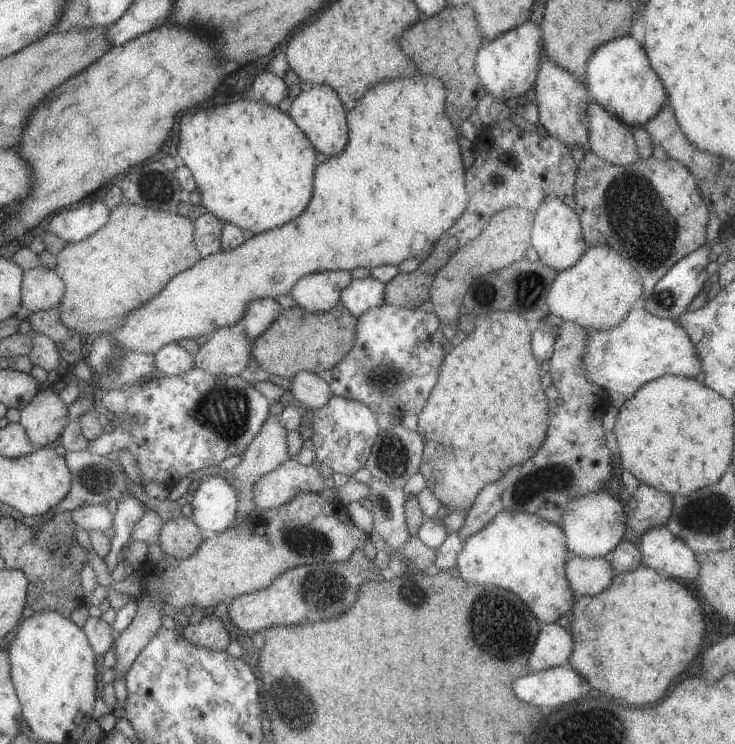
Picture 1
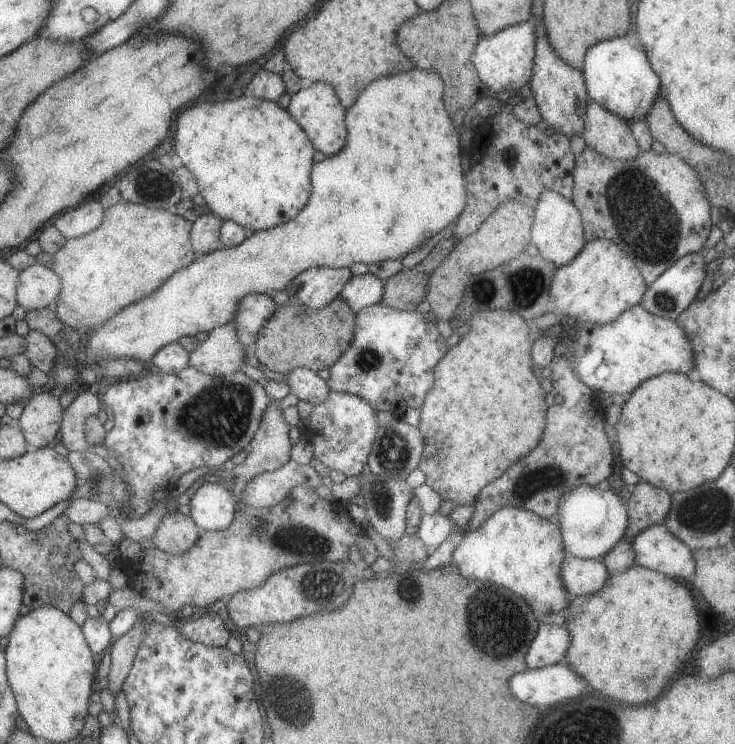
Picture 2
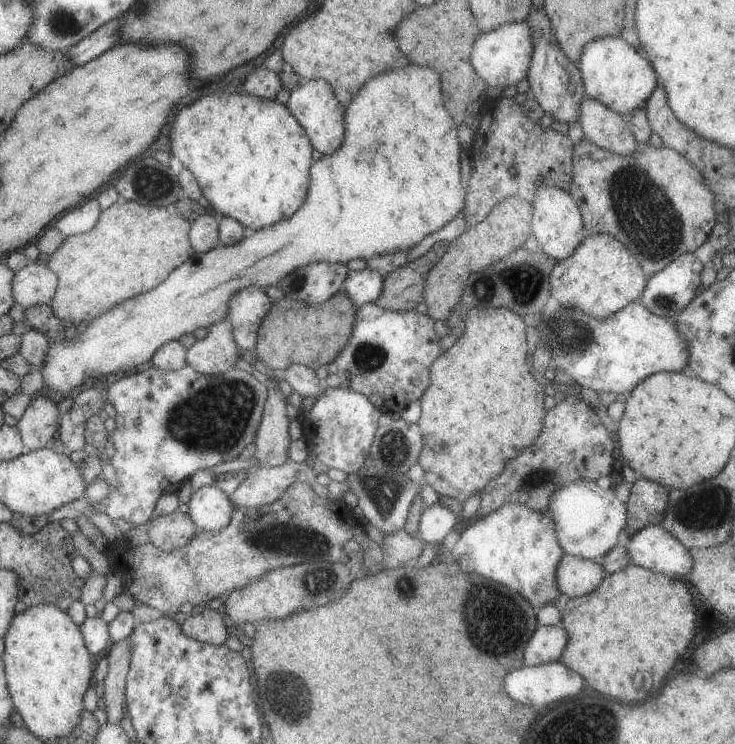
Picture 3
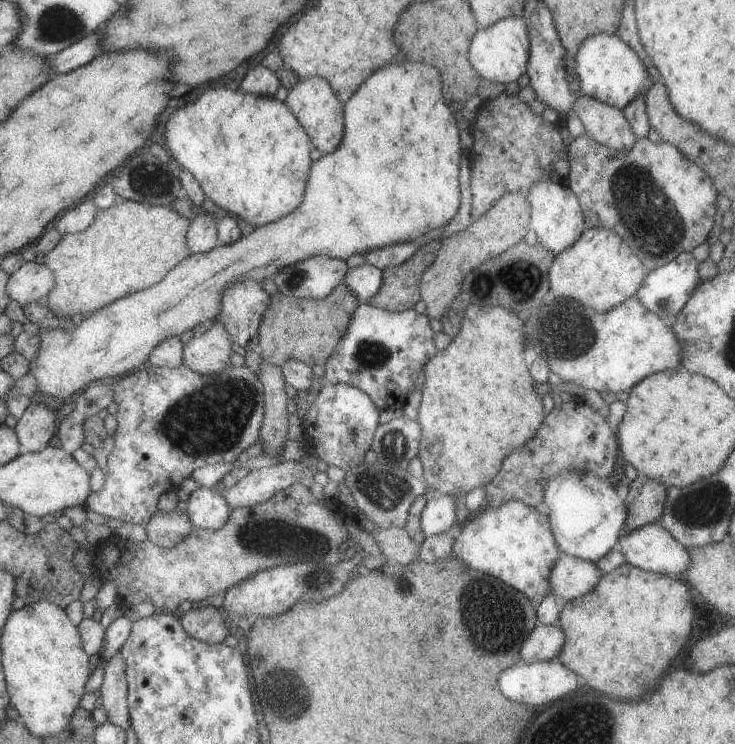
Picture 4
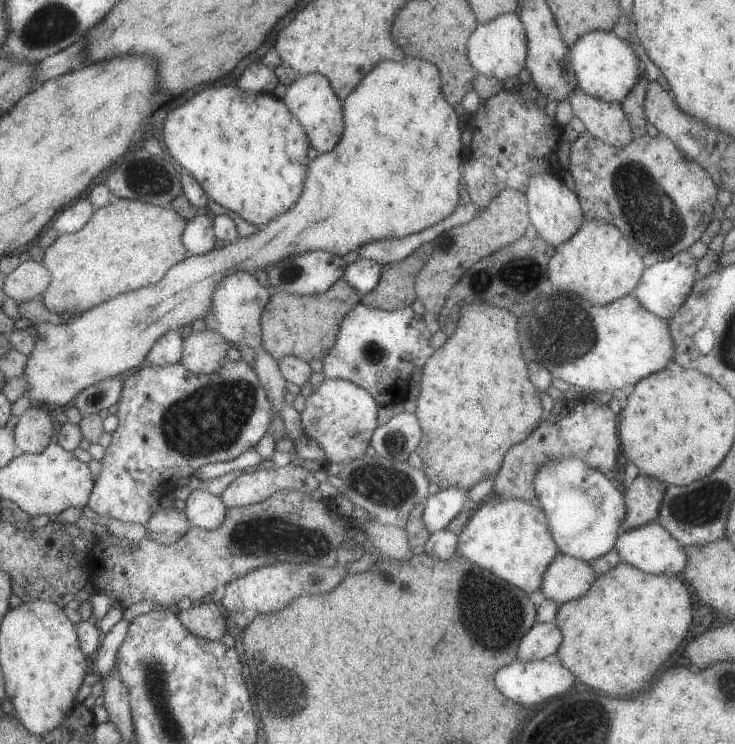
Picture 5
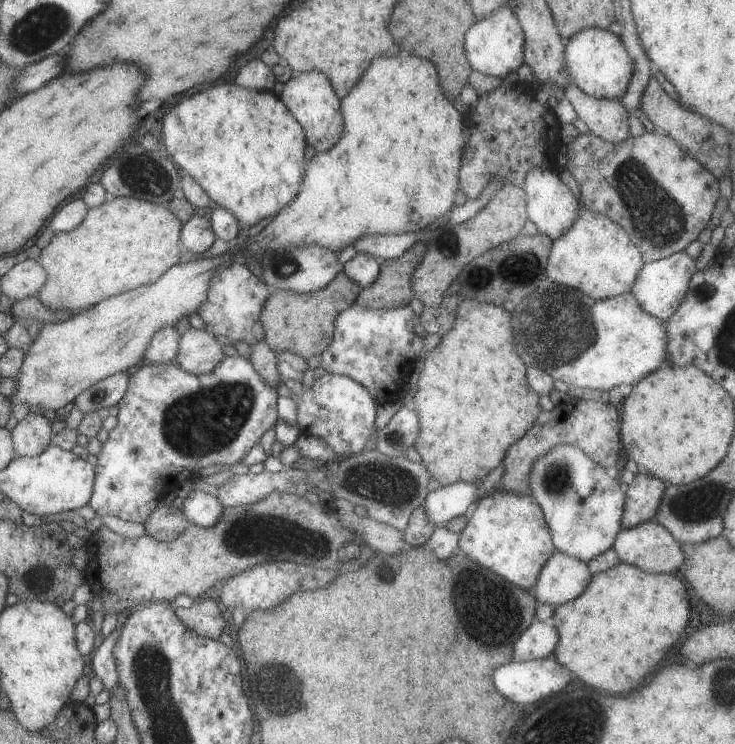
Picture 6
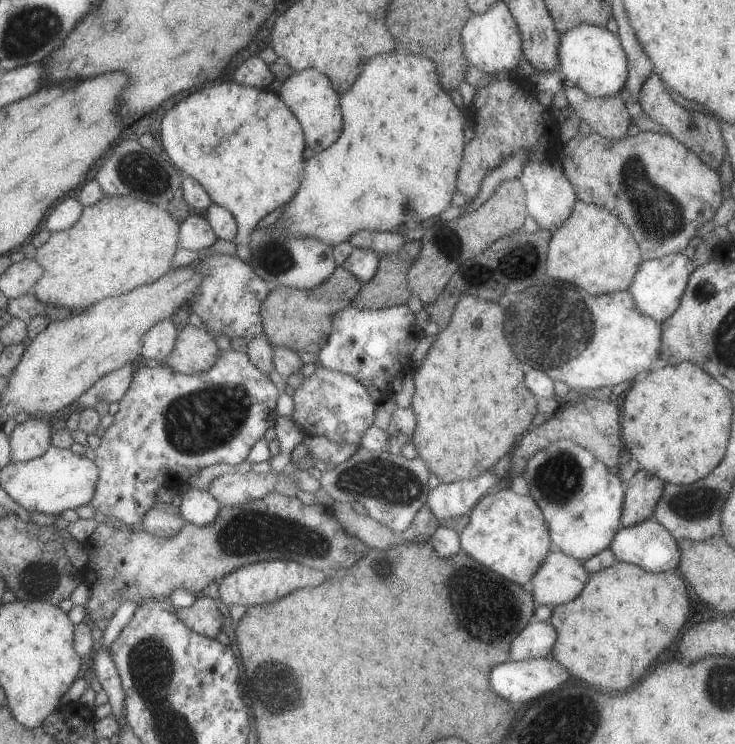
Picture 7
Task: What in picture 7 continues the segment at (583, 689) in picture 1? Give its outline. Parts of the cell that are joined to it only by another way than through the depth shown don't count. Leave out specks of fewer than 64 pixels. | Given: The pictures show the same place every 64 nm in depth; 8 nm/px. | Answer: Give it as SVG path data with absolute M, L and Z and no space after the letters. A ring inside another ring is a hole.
M553 656L538 657L525 661L508 661L500 664L490 674L490 684L496 690L496 694L510 702L532 702L534 698L540 698L546 692L552 692L560 688L570 678L569 670L566 670Z

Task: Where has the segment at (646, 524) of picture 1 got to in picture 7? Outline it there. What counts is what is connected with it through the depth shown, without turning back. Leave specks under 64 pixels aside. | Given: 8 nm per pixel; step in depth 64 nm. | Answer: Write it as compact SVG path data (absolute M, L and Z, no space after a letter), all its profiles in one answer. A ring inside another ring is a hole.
M640 468L625 485L621 526L634 526L654 518L656 505L664 494L665 482Z

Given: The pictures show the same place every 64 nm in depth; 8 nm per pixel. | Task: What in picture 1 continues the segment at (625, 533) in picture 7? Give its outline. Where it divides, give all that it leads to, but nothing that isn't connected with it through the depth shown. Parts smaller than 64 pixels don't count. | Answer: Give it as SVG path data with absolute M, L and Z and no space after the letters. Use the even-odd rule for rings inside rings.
M667 526L654 527L648 532L645 532L641 536L638 546L642 553L641 561L647 567L670 575L672 578L688 583L690 586L696 584L700 572L700 565L696 554L680 537L672 534Z

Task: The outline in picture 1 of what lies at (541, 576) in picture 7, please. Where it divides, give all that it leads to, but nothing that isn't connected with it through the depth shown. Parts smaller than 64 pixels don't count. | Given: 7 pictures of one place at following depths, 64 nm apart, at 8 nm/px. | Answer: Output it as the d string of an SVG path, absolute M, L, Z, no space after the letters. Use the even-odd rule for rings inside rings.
M572 556L567 560L565 569L567 580L576 598L582 595L601 595L616 576L606 557Z

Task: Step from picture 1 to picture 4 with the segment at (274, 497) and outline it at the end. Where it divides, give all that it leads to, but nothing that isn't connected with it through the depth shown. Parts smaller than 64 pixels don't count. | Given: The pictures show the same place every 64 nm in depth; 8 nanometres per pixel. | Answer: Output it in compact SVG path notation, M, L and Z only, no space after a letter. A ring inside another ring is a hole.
M282 461L270 467L250 470L231 489L222 493L233 507L253 507L289 486L303 484L310 488L315 483L312 470L300 461Z

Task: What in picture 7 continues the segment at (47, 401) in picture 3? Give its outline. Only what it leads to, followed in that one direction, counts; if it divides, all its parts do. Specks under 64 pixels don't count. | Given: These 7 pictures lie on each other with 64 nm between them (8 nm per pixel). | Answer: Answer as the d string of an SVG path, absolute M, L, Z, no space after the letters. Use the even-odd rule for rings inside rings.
M29 416L24 423L17 424L9 435L11 462L32 460L46 454L52 445L52 435L48 422L39 416Z

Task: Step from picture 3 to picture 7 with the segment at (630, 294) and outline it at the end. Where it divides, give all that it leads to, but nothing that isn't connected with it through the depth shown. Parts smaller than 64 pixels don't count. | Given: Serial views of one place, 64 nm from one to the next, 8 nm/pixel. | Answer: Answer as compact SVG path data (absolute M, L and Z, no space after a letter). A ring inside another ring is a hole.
M577 199L570 218L551 235L547 254L547 275L556 282L583 288L591 295L612 294L629 290L643 261L640 247L630 229L617 216L610 214L605 208Z

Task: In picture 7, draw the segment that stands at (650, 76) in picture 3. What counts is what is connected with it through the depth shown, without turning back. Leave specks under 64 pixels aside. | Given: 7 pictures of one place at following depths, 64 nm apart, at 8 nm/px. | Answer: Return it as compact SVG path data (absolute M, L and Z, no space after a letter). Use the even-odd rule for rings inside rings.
M578 25L559 38L559 72L566 84L580 87L593 97L613 97L625 89L628 59L617 33L596 25Z

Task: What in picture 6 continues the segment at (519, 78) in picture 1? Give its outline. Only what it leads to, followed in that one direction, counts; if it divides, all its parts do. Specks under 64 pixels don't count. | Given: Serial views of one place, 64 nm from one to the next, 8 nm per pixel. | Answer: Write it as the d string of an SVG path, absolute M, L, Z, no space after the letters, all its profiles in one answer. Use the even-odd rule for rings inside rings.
M510 6L500 7L488 18L477 20L465 36L466 54L473 70L504 79L525 63L525 34Z

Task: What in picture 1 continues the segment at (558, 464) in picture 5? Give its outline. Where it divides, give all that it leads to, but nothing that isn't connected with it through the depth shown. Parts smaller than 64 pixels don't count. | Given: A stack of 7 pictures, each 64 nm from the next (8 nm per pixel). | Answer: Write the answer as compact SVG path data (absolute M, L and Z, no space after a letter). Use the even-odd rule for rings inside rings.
M590 491L571 500L563 514L563 523L567 547L574 556L605 557L613 551L618 543L624 540L627 527L627 512L624 511L622 500L613 498L610 494L597 494Z

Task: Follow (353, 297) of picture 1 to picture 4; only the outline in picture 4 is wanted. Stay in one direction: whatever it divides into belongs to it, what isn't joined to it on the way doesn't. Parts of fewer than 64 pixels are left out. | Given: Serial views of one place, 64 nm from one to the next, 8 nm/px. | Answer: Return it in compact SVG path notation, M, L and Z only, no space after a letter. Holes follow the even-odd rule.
M365 262L362 266L349 268L343 284L362 304L368 303L368 299L372 299L379 293L384 280L383 270Z

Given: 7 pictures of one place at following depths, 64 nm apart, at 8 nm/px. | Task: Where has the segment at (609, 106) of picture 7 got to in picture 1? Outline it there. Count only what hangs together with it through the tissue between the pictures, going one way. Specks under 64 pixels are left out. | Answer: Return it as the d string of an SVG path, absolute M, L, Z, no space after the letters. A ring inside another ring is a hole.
M594 101L589 102L587 115L587 146L598 158L618 166L631 165L639 161L641 156L633 135L634 128L624 124Z

